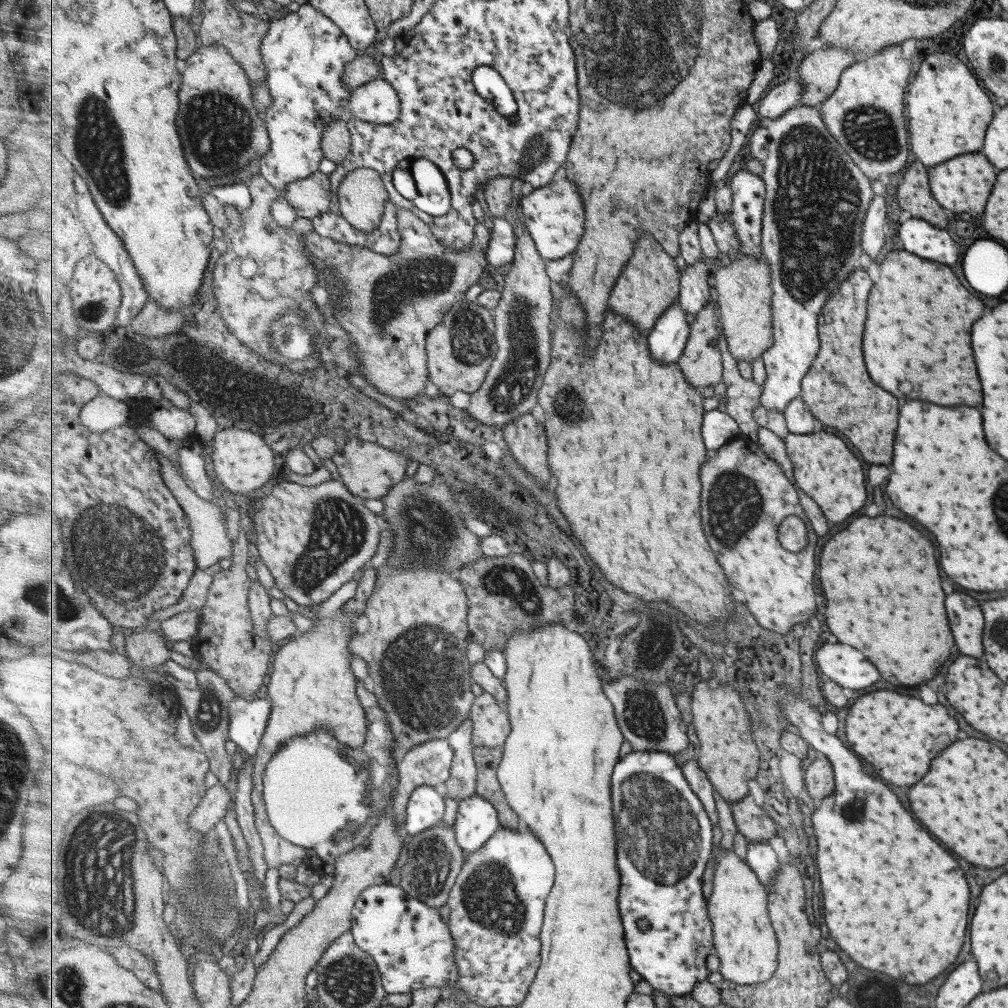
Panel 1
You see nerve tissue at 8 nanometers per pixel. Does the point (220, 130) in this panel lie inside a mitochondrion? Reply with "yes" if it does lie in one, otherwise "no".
yes

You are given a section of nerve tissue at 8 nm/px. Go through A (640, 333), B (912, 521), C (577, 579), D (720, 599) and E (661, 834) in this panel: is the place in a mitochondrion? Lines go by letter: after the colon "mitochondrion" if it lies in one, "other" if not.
A: other
B: other
C: other
D: other
E: mitochondrion

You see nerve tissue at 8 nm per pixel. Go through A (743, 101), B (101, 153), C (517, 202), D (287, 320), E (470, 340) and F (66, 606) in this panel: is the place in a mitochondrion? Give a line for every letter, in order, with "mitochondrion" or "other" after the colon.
A: other
B: mitochondrion
C: other
D: mitochondrion
E: mitochondrion
F: mitochondrion

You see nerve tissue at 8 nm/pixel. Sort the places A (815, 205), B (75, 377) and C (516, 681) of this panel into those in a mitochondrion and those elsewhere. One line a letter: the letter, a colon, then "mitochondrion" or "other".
A: mitochondrion
B: other
C: other

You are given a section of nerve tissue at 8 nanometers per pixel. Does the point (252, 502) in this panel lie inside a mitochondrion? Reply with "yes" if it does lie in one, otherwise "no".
no

